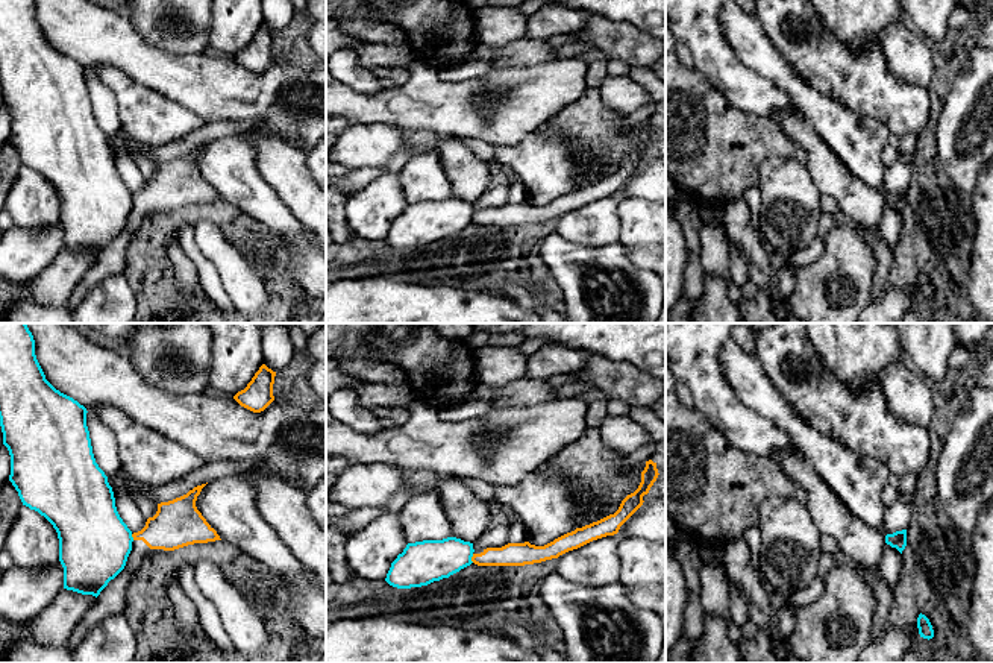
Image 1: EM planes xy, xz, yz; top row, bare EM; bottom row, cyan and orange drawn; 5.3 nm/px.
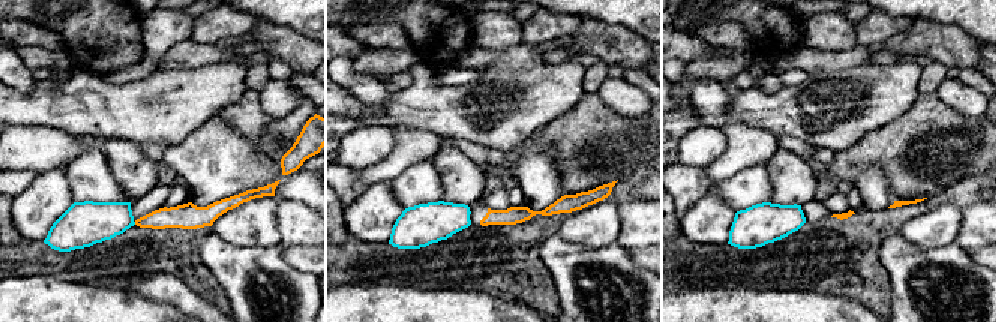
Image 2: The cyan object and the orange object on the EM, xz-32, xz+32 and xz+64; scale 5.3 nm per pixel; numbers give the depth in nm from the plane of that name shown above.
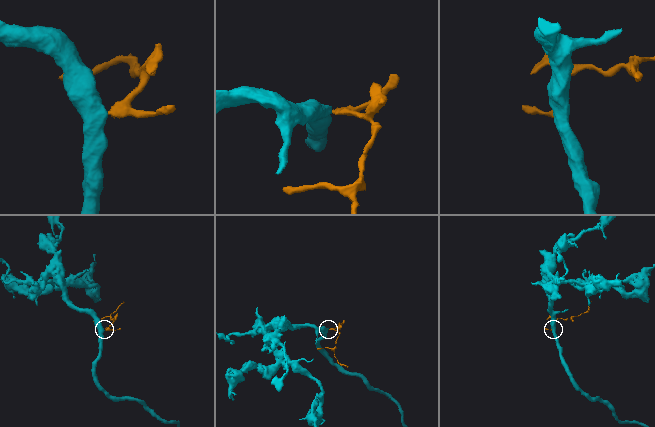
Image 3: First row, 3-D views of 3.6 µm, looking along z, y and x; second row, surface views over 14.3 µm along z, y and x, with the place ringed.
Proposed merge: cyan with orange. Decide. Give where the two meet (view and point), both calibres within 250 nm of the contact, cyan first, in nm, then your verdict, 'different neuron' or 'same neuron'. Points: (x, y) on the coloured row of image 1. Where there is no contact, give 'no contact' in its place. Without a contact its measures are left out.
meets cyan in xz at (470, 559); 220 nm thick on the cyan side, 130 nm on the other; different neuron

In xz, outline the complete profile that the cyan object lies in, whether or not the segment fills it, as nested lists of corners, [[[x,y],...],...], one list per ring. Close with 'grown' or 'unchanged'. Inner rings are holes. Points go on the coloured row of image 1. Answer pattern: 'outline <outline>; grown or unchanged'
outline [[[456,537],[408,543],[385,581],[397,589],[428,586],[470,566],[473,552],[473,543]]]; unchanged

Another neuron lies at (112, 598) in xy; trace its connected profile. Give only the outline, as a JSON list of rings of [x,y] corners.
[[[206,484],[197,485],[186,495],[158,504],[158,511],[146,526],[133,533],[132,551],[124,569],[100,592],[96,604],[73,628],[68,649],[73,652],[88,631],[111,614],[123,613],[130,580],[143,558],[156,549],[174,551],[194,543],[221,540],[196,507],[197,496]]]

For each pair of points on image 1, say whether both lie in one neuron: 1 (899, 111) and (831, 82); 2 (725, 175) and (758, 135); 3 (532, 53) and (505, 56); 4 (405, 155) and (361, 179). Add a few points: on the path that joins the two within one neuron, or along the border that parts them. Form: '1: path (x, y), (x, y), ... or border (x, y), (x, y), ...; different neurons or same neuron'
1: path (883, 96), (861, 82), (848, 82); same neuron
2: path (728, 166), (749, 144); same neuron
3: path (526, 53), (511, 55); same neuron
4: path (394, 164), (372, 172); same neuron

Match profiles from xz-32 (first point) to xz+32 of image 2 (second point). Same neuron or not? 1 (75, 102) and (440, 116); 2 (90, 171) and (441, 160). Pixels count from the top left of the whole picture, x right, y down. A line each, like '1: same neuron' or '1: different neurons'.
1: same neuron
2: different neurons

